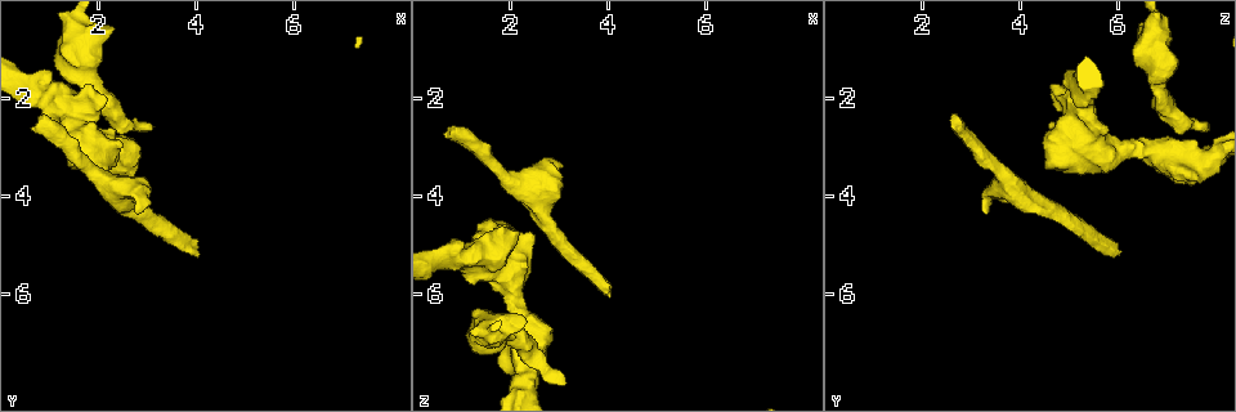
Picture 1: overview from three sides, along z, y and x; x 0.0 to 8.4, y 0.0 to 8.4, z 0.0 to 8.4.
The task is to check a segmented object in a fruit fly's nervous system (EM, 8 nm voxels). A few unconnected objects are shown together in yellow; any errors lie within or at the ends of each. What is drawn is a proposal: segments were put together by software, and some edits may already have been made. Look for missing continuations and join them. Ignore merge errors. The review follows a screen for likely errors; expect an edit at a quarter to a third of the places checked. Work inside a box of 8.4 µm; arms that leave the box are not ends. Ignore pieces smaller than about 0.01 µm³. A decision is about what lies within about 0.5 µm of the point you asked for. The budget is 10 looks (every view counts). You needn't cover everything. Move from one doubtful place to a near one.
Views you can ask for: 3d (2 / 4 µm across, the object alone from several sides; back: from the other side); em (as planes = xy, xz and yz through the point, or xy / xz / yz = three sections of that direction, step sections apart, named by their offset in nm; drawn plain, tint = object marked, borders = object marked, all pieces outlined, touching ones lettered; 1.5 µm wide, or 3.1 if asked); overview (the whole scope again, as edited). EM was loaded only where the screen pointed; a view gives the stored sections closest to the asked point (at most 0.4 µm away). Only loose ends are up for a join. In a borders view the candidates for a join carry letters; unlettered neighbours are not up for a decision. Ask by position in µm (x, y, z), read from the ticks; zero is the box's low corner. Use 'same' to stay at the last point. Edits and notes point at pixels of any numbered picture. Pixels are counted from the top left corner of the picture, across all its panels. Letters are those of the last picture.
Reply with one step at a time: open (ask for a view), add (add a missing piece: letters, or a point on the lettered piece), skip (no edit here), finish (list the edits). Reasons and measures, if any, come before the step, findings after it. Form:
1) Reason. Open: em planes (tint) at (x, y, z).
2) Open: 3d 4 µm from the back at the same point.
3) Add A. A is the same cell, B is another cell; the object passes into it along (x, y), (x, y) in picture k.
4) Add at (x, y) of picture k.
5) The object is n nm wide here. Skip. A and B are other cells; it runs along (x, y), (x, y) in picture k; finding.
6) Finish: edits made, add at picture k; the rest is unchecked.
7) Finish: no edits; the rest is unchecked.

Stops while still wide. Open: em planes (borders) at (1.15, 2.65, 5.75).

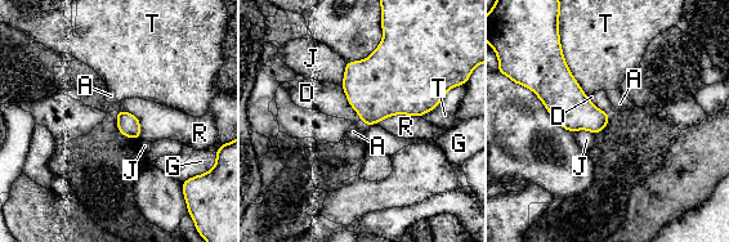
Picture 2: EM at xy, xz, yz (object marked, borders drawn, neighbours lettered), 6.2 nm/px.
Skip. A, D, G, J, R and T are other cells; a border runs along (340, 86), (347, 102), (361, 120) in picture 2; none of them fits.

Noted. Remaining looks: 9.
Free end. Open: em xz step 4 (tint) at (3.10, 2.65, 7.85).

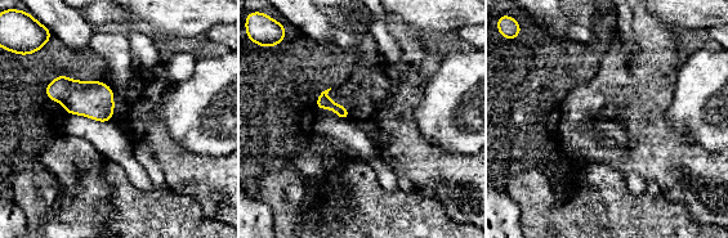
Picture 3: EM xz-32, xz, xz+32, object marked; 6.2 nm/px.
Open: em planes (borders) at the same point.

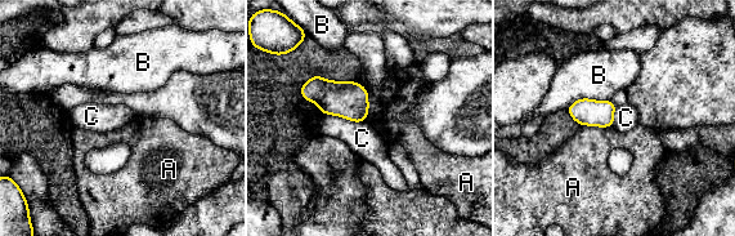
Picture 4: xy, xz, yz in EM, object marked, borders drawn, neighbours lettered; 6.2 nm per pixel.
Skip. A, B and C are other cells; a border runs along (357, 81), (367, 89), (364, 121) in picture 4; none of them fits.

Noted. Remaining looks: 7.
Long arm stops here. Open: em planes (borders) at (4.05, 5.20, 6.00).

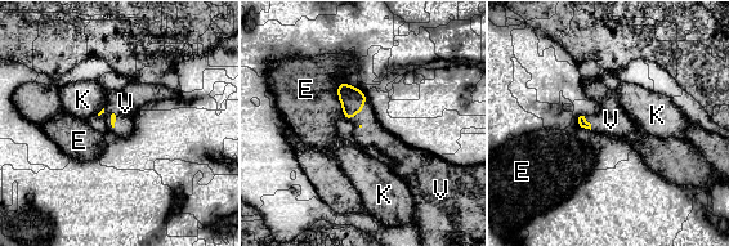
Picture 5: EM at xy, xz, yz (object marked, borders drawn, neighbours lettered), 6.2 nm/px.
Add at (378, 142) of picture 5. V is the same cell, E and K are other cells; the object passes into it along (352, 99), (361, 112), (378, 142) in picture 5; the cell continues.

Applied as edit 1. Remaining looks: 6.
Open: overview.

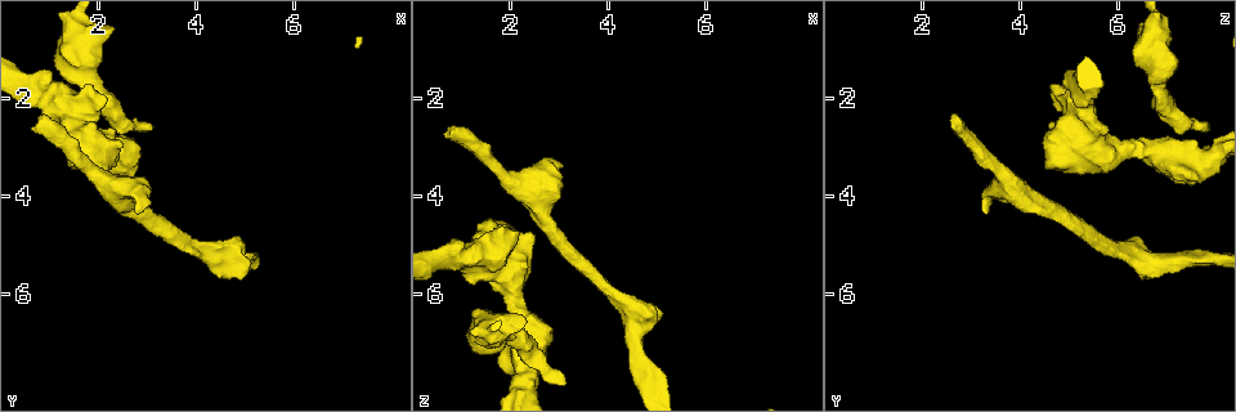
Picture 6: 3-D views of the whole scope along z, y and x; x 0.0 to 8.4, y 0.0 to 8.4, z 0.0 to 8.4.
Free end. Open: em xy step 4 (borders) at (0.60, 2.55, 2.70).

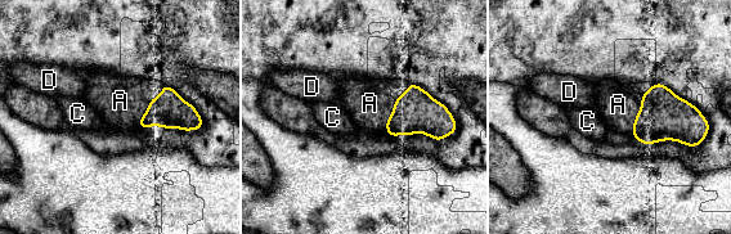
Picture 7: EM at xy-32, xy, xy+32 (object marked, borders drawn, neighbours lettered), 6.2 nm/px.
Add at (618, 104) of picture 7. A is the same cell, C and D are other cells; it goes on there.

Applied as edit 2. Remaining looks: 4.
Finish: edits made, add at picture 5, add at picture 7; the rest is unchecked.

